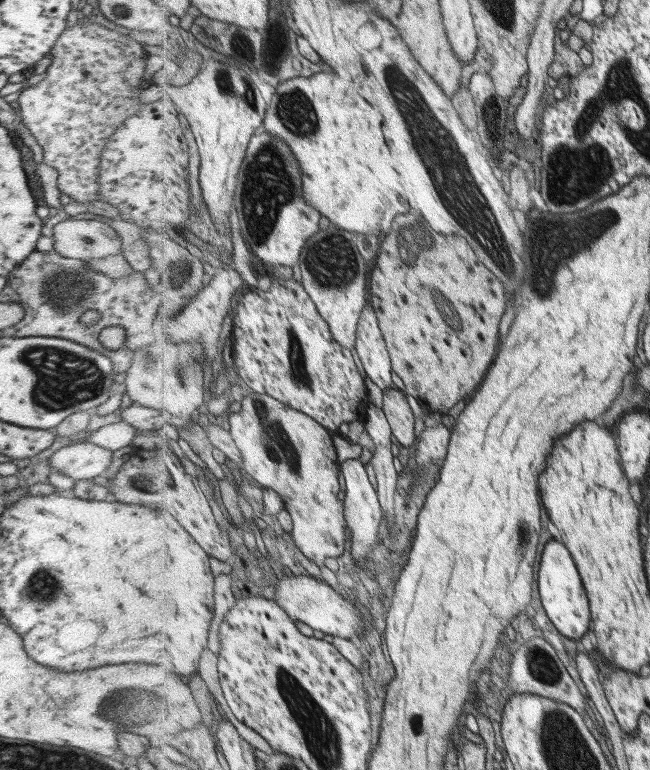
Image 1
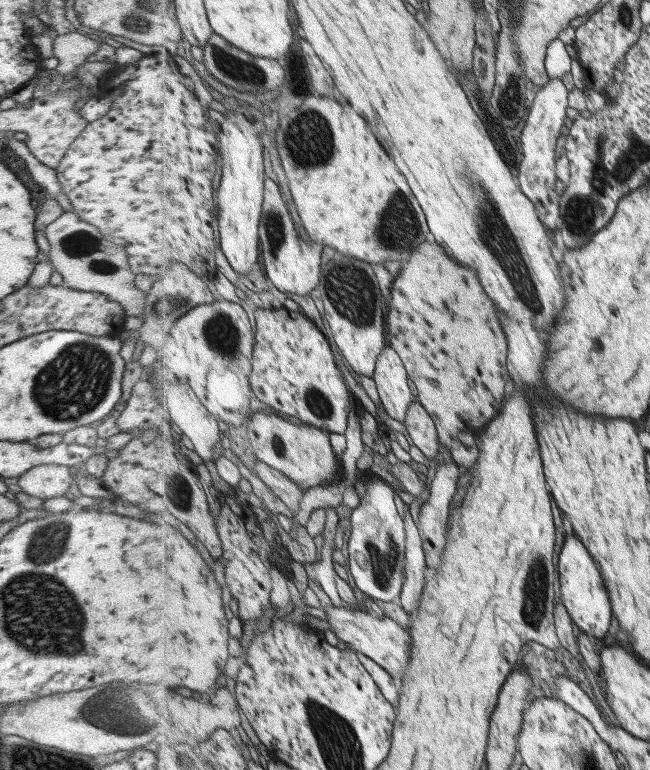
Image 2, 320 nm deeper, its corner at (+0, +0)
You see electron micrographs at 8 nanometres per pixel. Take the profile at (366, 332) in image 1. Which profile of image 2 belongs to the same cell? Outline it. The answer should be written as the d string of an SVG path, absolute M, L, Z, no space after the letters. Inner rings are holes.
M386 346L379 354L372 379L377 384L381 403L389 416L402 423L406 422L410 406L418 399L418 396L413 396L411 392L410 378L411 375L402 357L395 348Z

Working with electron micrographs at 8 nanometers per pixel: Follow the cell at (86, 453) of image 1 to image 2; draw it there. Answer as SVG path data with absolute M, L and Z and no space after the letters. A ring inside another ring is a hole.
M39 464L17 477L17 486L23 494L47 500L61 497L73 484L69 466Z

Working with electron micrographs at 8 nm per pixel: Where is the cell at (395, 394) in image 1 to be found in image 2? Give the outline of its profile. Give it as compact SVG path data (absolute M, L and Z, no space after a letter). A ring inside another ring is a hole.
M419 399L410 406L404 426L410 440L428 460L439 454L442 444L437 422Z

